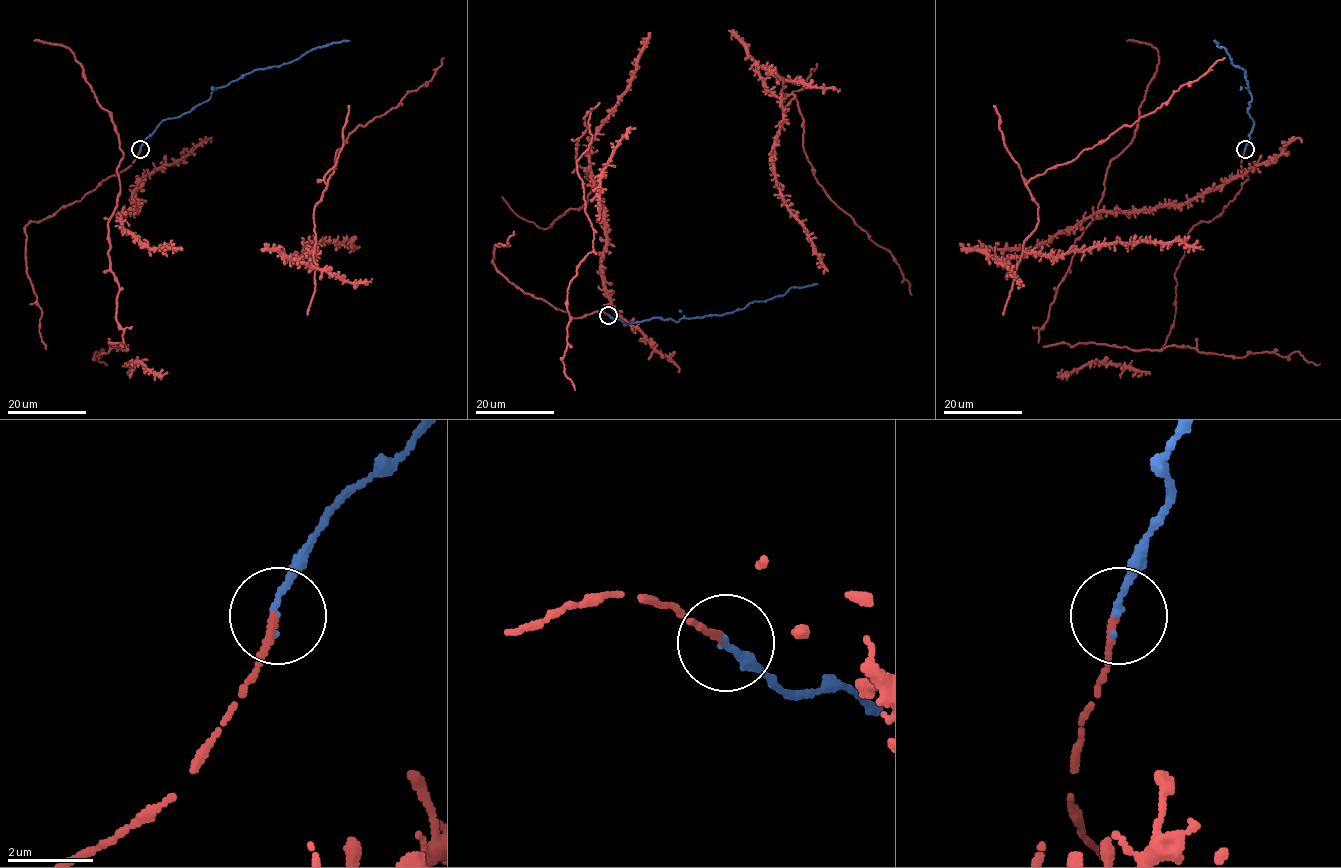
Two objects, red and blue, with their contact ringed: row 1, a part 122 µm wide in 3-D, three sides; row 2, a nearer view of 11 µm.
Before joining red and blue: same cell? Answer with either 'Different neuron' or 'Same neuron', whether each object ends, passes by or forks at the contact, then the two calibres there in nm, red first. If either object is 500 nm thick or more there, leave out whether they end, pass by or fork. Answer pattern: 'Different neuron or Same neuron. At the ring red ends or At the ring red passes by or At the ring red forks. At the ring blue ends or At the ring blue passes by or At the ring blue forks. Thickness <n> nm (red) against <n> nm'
Same neuron. At the ring red ends. At the ring blue ends. Thickness 160 nm (red) against 110 nm

